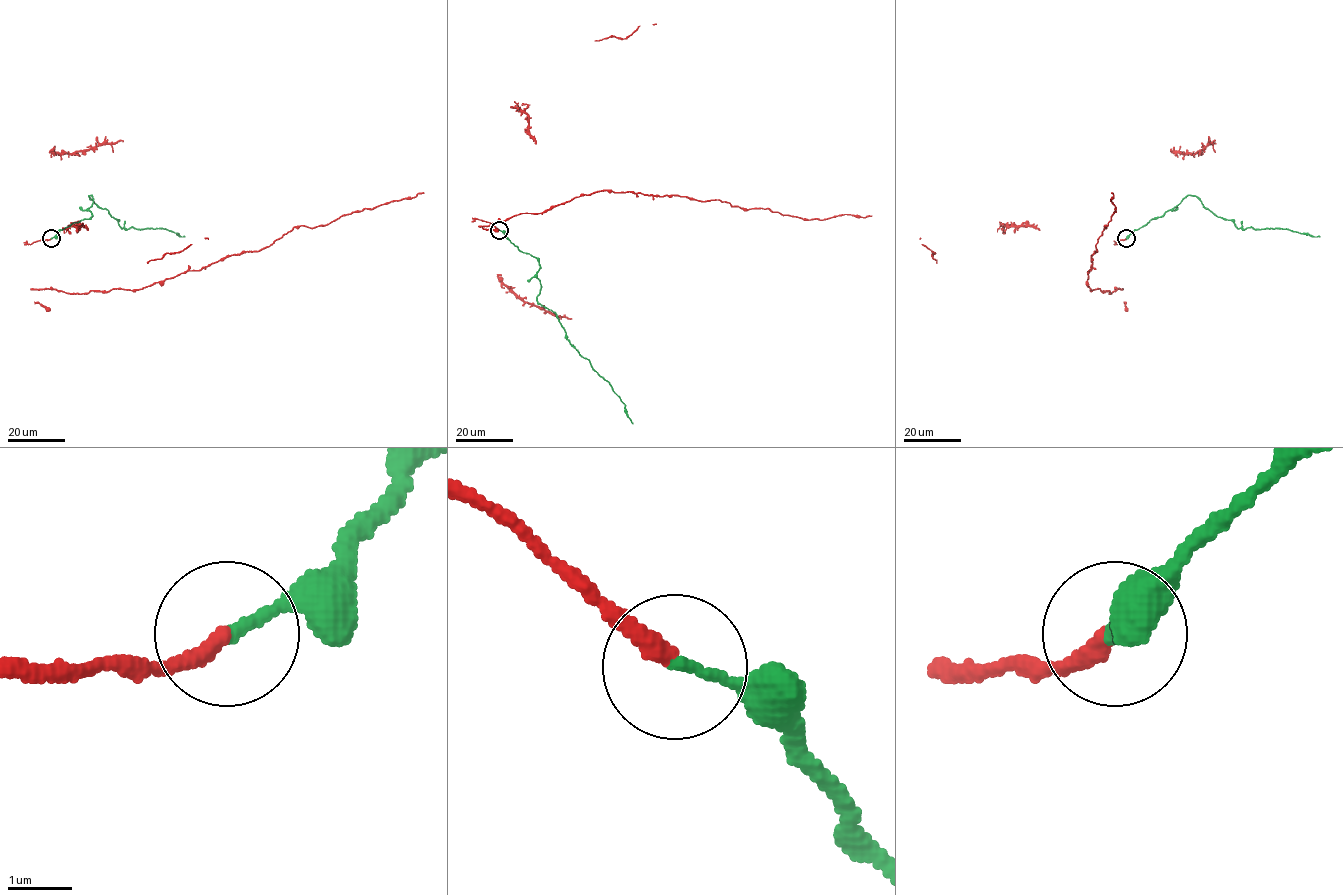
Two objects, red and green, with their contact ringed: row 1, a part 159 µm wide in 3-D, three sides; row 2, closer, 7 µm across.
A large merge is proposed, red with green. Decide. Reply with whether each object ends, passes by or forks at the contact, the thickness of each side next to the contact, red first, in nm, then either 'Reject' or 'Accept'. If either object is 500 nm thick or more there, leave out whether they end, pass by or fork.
At the ring red ends. At the ring green ends. Thickness 280 nm (red) against 180 nm. Accept

